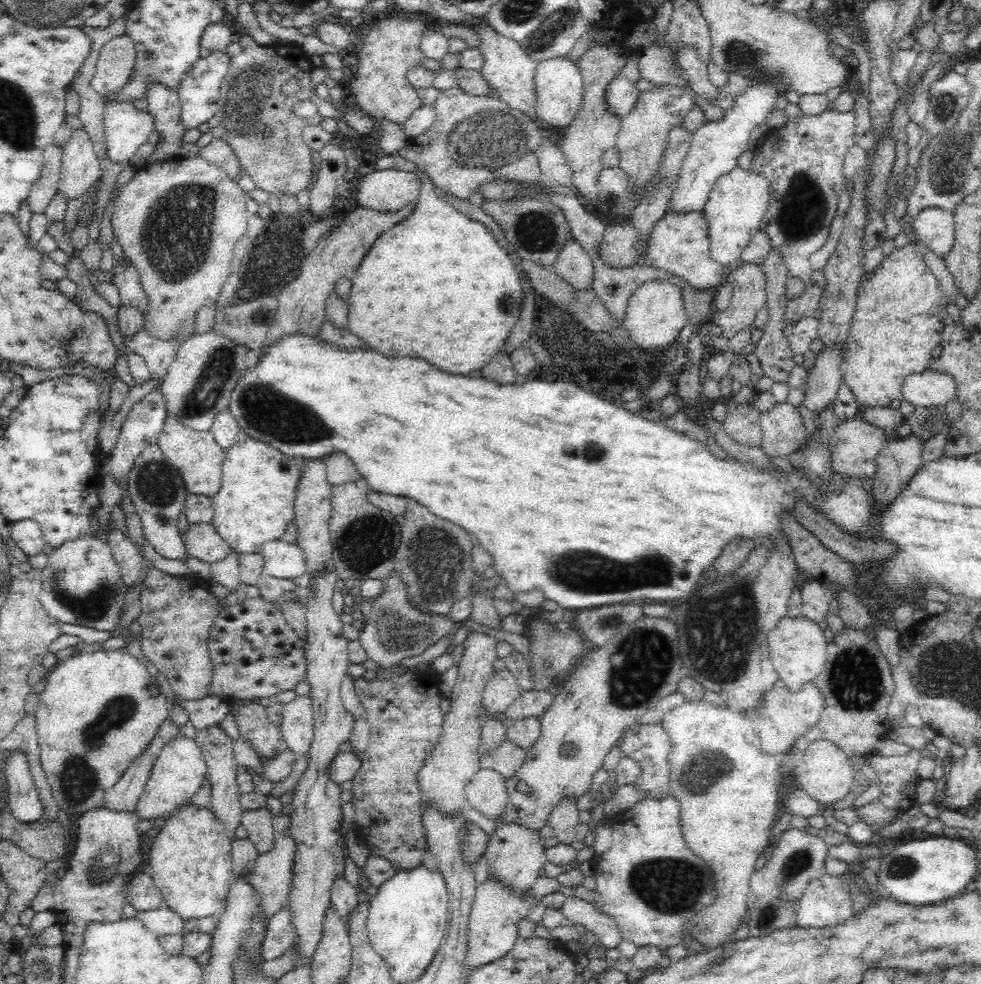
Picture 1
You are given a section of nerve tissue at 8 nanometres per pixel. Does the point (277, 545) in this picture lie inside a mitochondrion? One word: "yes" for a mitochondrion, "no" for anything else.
no

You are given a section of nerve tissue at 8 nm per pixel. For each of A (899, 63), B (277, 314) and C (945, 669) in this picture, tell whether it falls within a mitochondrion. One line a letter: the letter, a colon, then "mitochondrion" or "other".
A: other
B: other
C: mitochondrion

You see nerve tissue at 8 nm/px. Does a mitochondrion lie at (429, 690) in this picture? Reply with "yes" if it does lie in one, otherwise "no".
no

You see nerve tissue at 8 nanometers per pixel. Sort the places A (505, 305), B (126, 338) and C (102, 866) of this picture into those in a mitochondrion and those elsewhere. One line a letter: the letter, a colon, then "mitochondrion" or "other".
A: other
B: other
C: mitochondrion

